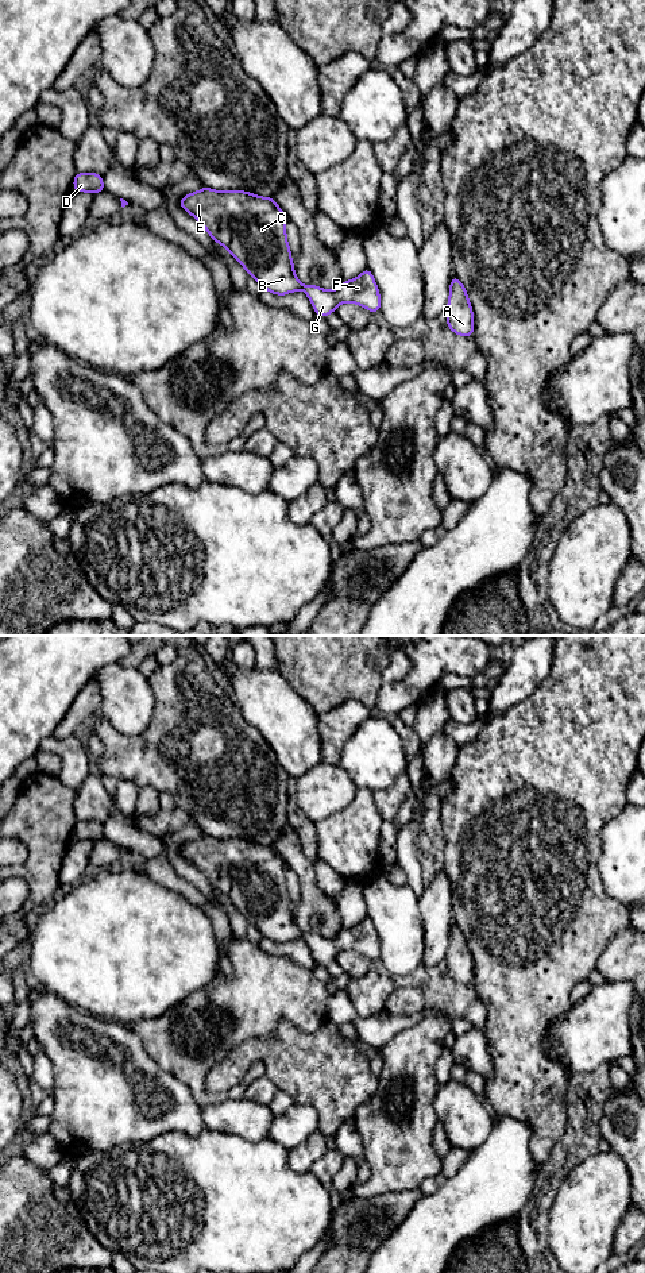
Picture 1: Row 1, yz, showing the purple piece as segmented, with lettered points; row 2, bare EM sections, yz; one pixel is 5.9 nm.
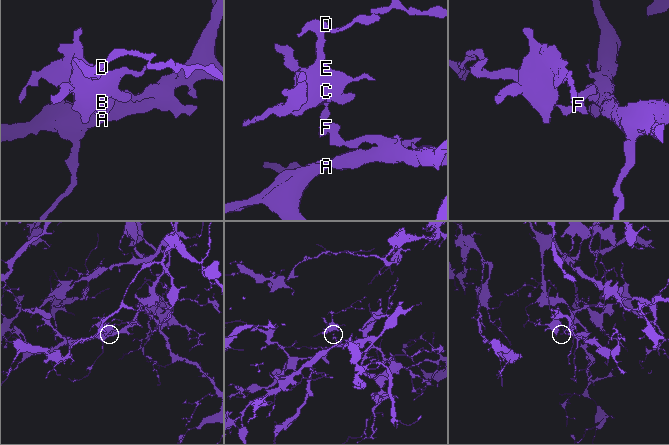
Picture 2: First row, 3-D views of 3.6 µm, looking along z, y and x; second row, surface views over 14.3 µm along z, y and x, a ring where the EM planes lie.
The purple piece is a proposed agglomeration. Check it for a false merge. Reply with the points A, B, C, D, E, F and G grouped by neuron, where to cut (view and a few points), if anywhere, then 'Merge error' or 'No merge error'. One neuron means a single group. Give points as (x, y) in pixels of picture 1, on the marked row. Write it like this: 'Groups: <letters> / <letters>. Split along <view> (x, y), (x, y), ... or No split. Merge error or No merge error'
Groups: A B C D E F G. No split. No merge error

